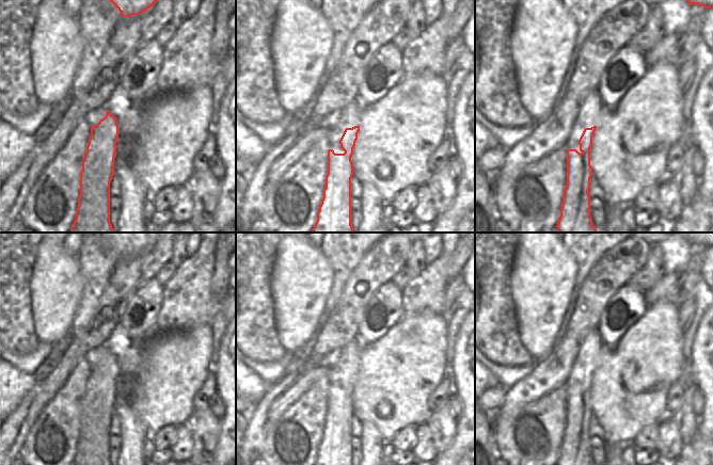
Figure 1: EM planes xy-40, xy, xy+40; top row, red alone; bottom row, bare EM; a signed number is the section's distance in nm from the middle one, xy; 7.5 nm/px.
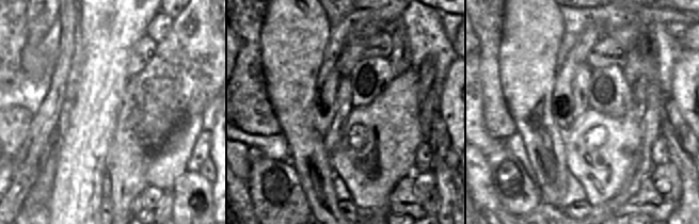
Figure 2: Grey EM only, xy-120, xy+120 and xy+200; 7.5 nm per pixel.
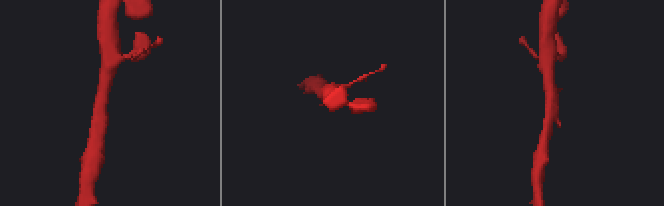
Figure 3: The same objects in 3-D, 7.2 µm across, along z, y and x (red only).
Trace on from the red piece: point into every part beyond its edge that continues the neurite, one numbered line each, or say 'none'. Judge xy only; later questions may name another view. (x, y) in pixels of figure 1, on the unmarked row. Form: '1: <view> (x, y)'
none

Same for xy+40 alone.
none

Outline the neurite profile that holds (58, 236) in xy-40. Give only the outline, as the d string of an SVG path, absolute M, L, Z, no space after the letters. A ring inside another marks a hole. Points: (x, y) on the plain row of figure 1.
M42 232L42 237L45 239L56 239L58 241L64 241L68 232Z

